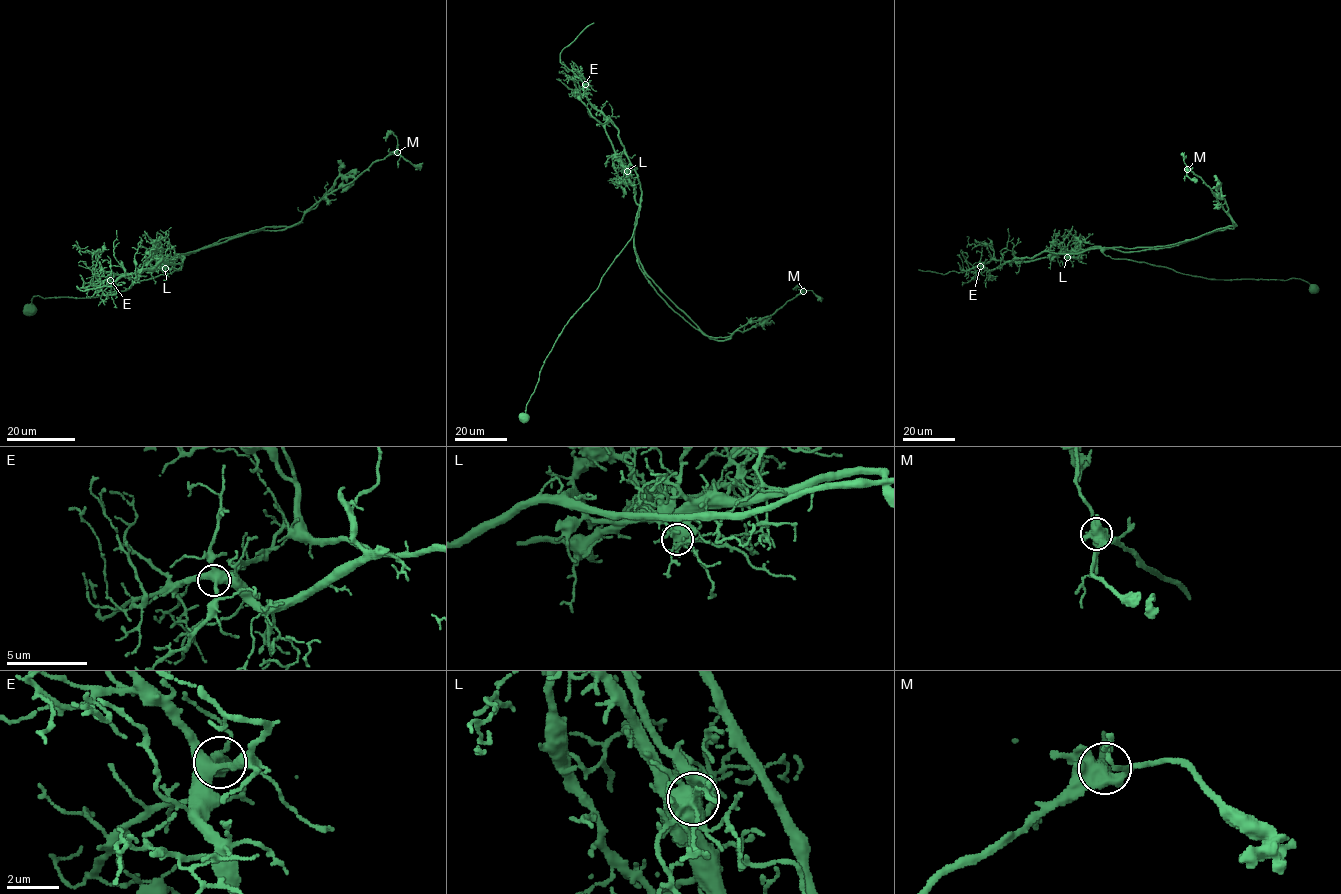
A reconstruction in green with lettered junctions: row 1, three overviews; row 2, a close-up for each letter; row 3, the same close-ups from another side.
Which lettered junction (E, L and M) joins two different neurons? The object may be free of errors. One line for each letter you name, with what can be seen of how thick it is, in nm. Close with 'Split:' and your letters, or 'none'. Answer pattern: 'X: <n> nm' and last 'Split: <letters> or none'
L: 480 nm
Split: L

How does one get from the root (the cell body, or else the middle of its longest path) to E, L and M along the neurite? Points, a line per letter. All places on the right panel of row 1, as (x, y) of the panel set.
E: (1313, 288), (1294, 278), (1208, 279), (1111, 258), (1099, 248), (1042, 251), (991, 270), (980, 266)
L: (1313, 288), (1294, 278), (1194, 277), (1145, 262), (1111, 258), (1099, 247), (1073, 250), (1067, 257)
M: (1313, 288), (1299, 279), (1208, 279), (1106, 256), (1108, 248), (1166, 246), (1233, 228), (1211, 190), (1187, 169)

